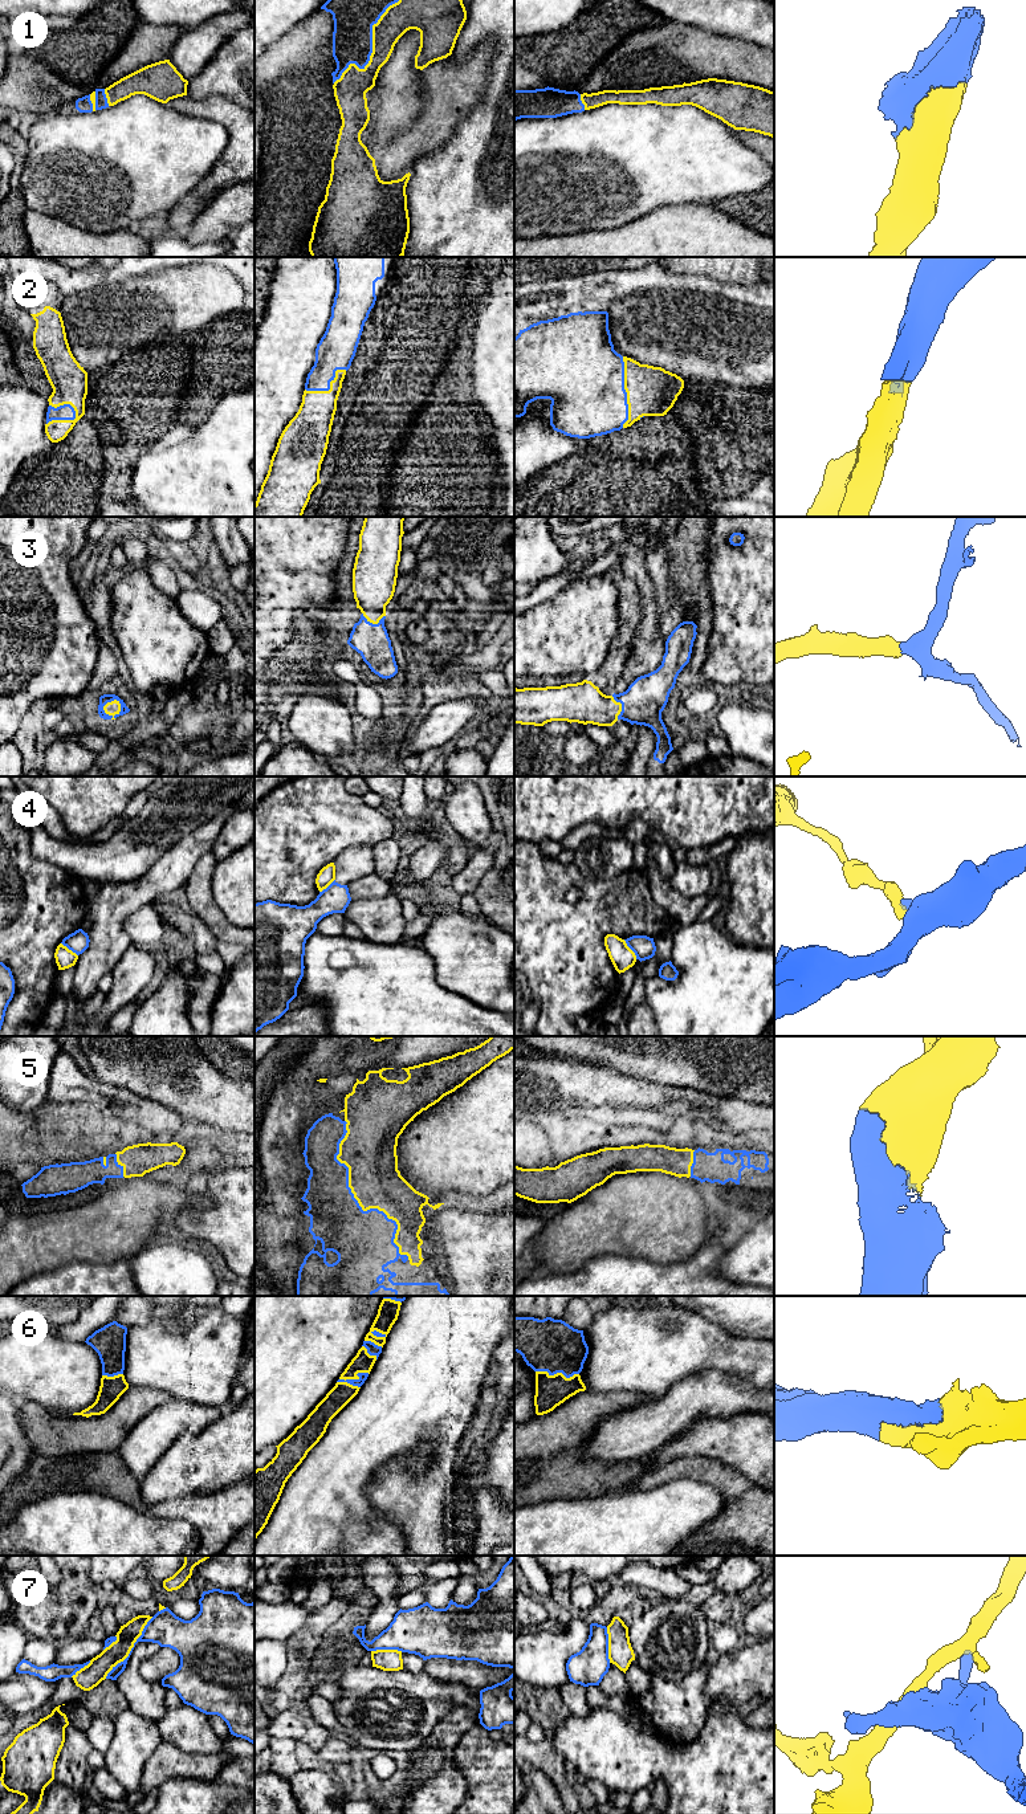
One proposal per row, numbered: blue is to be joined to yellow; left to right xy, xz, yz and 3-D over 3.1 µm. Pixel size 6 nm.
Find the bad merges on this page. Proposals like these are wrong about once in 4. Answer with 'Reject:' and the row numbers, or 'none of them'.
Reject: 4, 7

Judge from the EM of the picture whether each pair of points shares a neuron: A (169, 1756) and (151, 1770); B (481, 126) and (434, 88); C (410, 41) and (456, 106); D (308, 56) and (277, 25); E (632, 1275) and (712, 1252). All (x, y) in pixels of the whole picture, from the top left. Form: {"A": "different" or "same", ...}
{"A": "same", "B": "different", "C": "different", "D": "different", "E": "same"}

